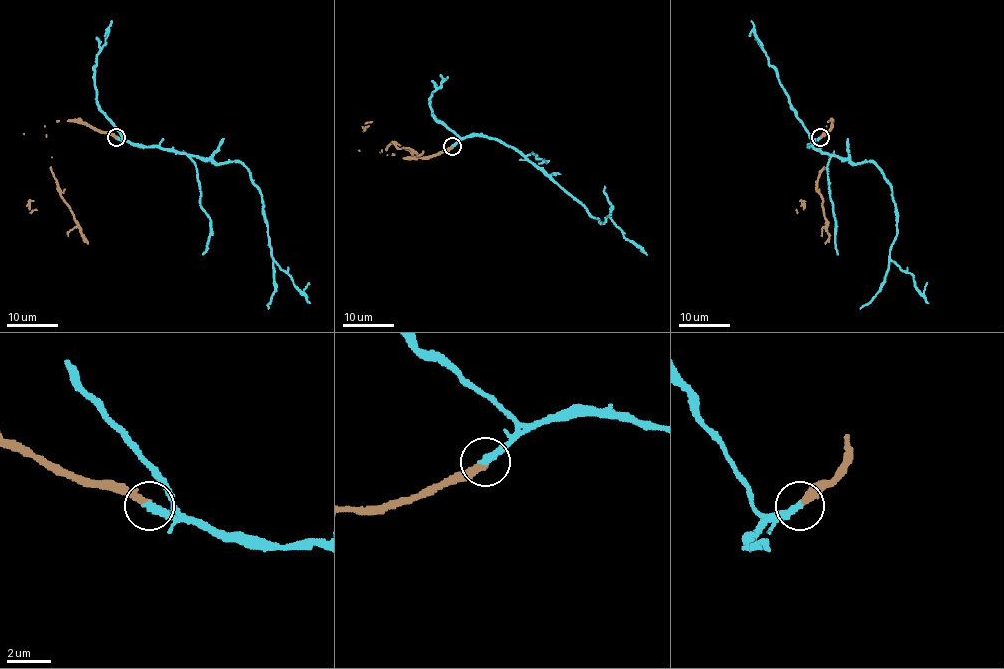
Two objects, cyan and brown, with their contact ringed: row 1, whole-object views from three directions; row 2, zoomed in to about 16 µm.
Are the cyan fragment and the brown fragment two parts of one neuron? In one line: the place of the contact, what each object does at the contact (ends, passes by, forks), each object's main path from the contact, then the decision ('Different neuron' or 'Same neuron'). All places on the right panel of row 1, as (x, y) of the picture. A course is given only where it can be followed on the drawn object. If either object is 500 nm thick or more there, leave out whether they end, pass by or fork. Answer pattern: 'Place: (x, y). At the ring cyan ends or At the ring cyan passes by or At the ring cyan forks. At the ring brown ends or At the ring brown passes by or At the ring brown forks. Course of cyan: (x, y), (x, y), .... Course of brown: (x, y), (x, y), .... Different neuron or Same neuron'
Place: (820, 137). At the ring cyan ends. At the ring brown ends. Course of cyan: (821, 137), (809, 144), (881, 170), (896, 207), (889, 258), (921, 294), (926, 282). Course of brown: (821, 137), (831, 128), (832, 120), (826, 125), (828, 157), (817, 181), (828, 235), (824, 244). Same neuron

